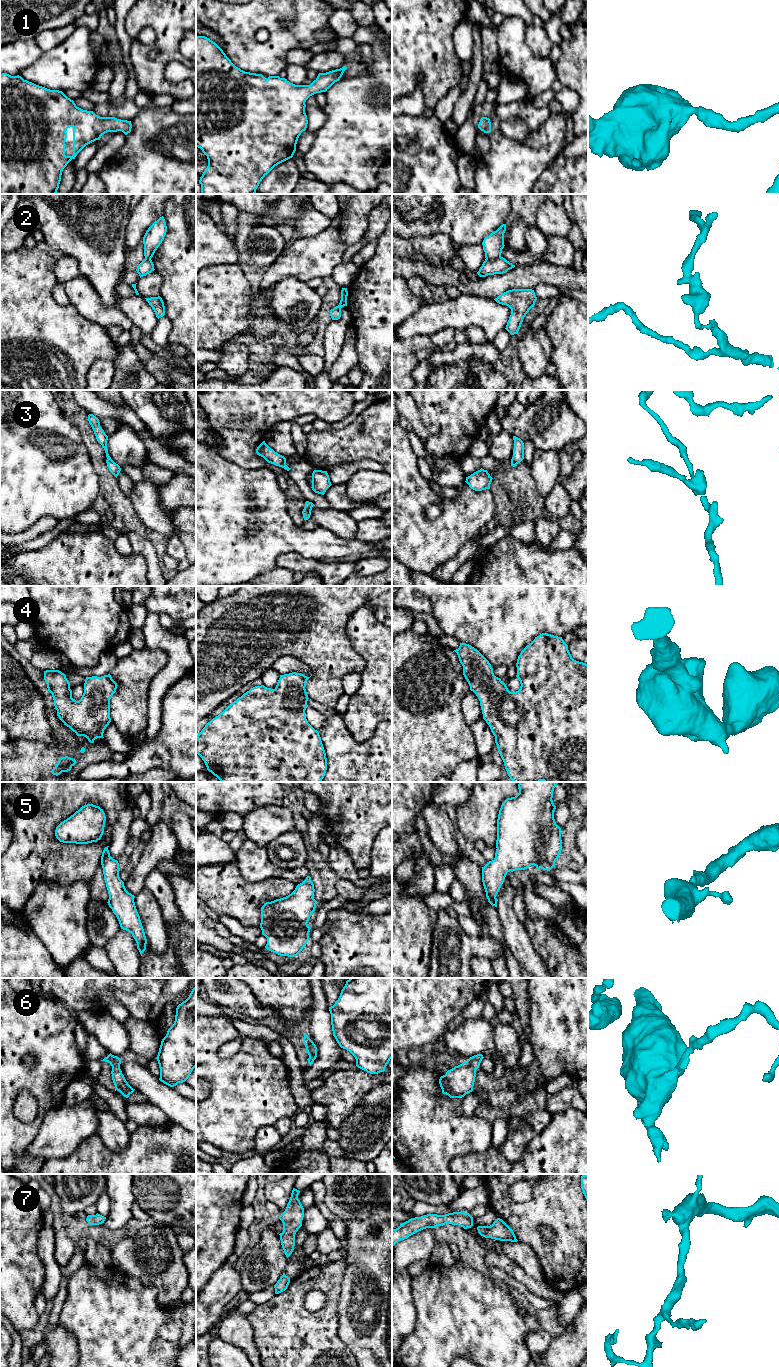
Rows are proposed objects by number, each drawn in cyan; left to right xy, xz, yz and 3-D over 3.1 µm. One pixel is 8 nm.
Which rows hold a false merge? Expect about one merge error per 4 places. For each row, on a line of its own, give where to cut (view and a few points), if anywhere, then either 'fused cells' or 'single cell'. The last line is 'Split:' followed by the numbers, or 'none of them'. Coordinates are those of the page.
1: no cut; single cell
2: cut in yz along (500, 256), (494, 259), (486, 259); fused cells
3: no cut; single cell
4: no cut; single cell
5: no cut; single cell
6: no cut; single cell
7: no cut; single cell
Split: 2

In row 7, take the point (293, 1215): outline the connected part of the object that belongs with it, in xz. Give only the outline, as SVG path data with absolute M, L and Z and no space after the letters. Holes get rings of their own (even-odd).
M293 1188L287 1207L279 1216L279 1219L283 1223L283 1232L279 1235L286 1257L289 1257L294 1250L295 1234L302 1226L304 1217L304 1208L298 1199L299 1193L299 1190Z

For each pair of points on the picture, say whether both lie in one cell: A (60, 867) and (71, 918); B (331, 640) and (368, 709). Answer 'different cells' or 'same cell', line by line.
A: different cells
B: different cells

